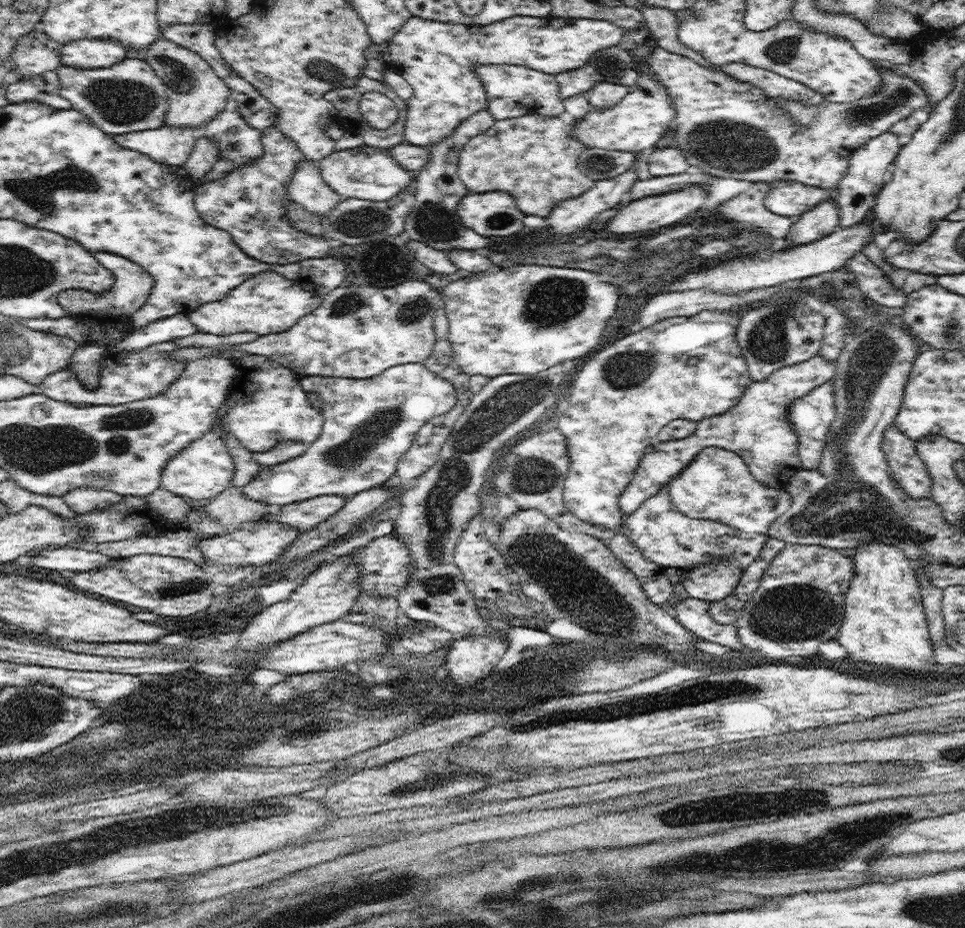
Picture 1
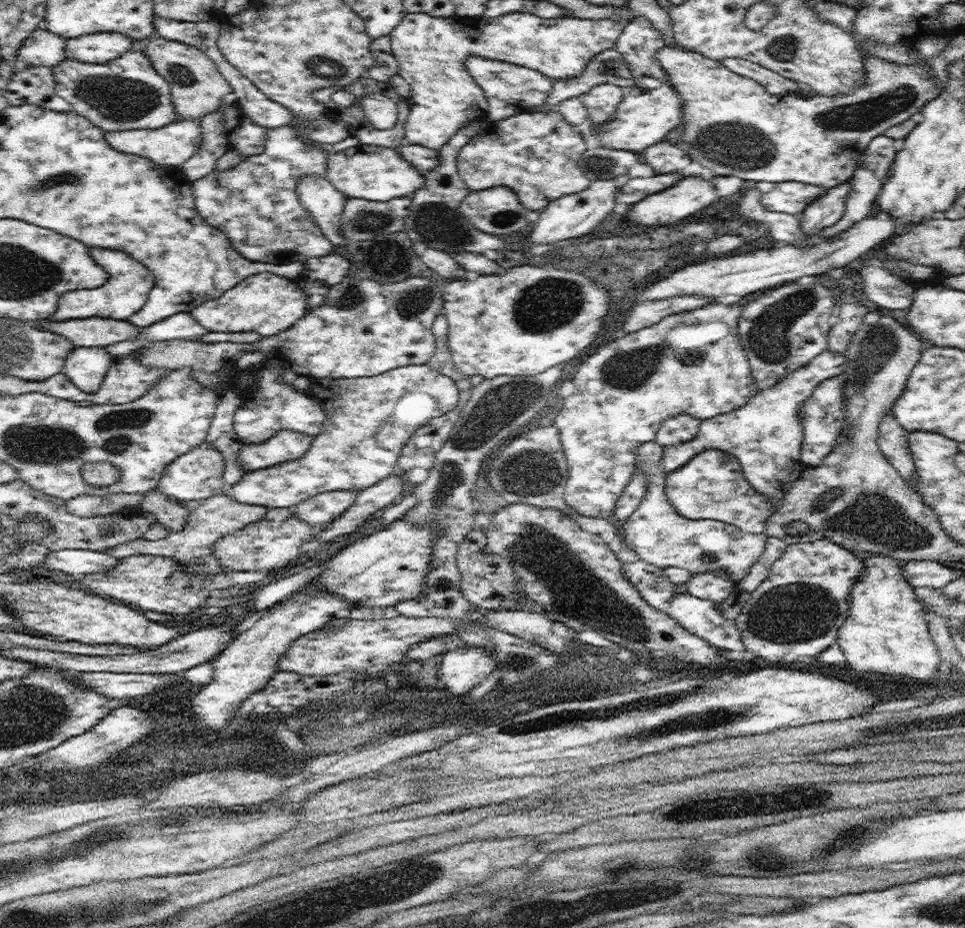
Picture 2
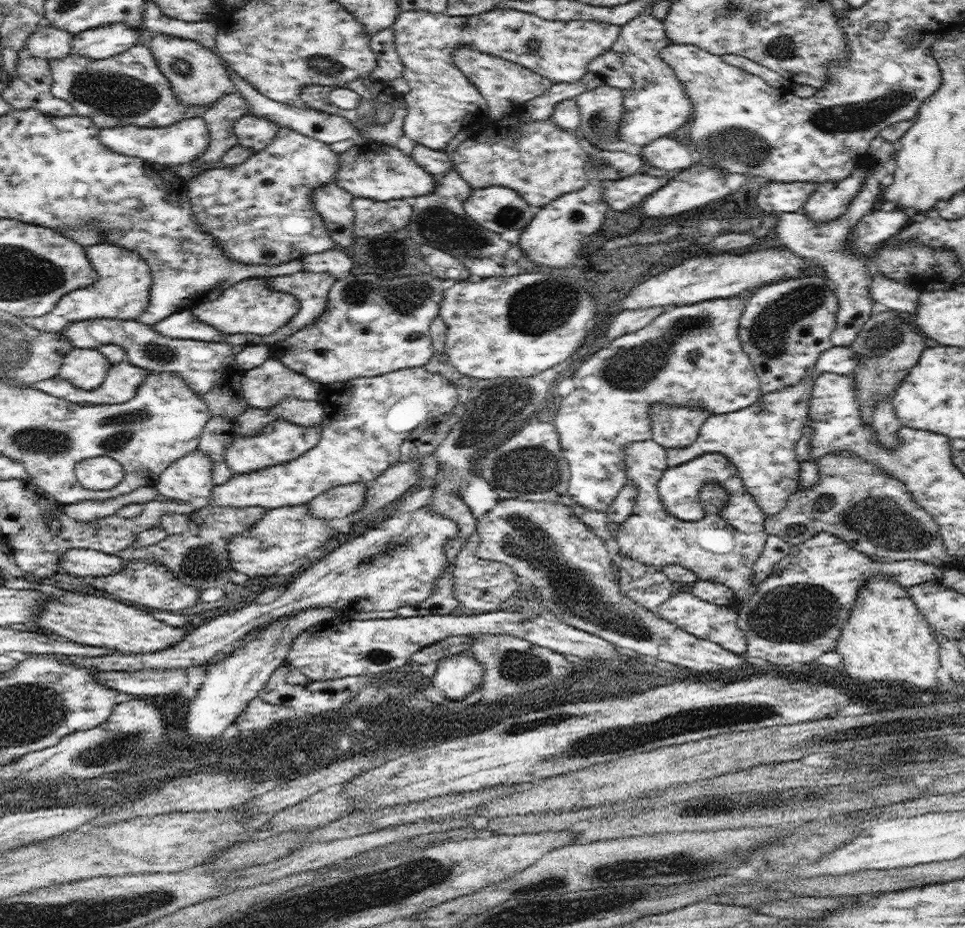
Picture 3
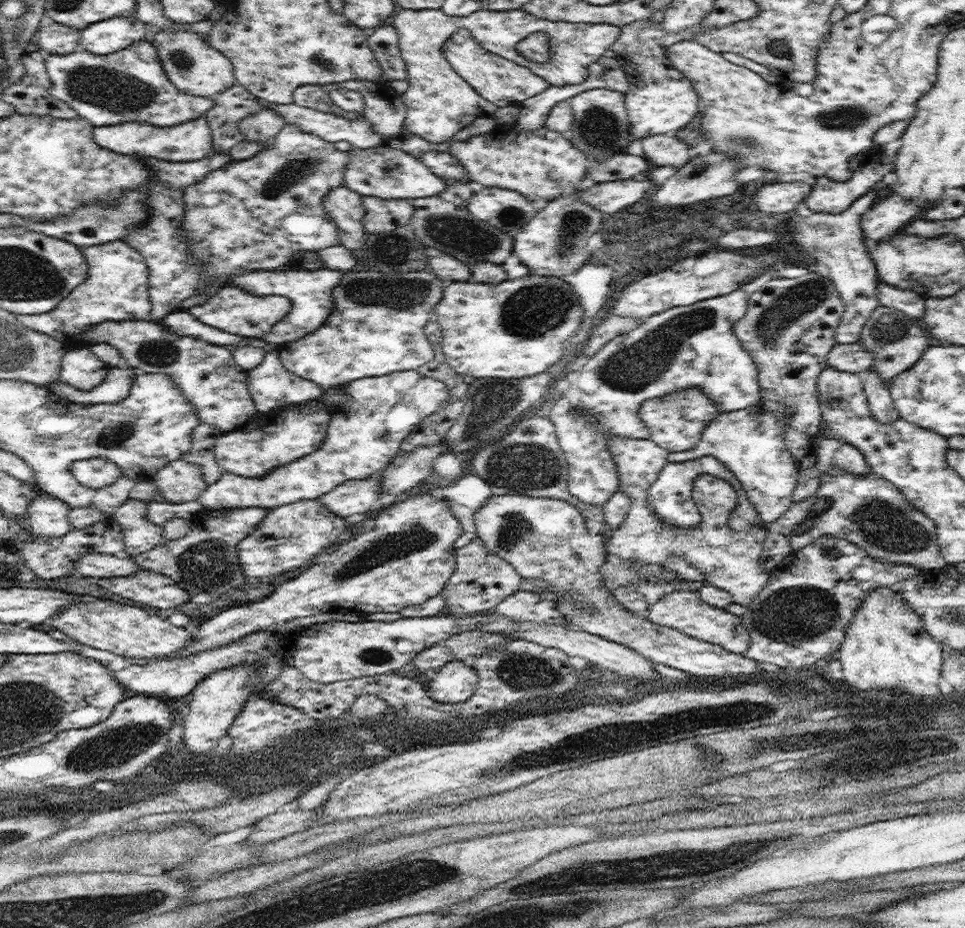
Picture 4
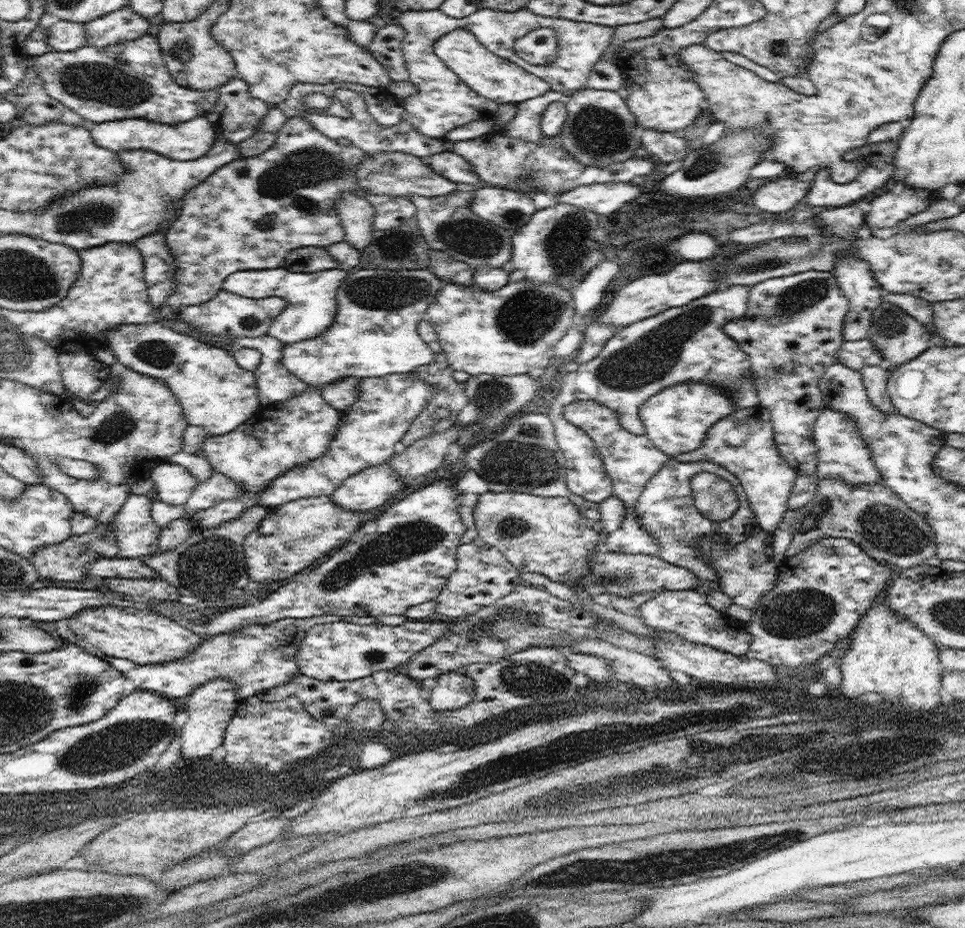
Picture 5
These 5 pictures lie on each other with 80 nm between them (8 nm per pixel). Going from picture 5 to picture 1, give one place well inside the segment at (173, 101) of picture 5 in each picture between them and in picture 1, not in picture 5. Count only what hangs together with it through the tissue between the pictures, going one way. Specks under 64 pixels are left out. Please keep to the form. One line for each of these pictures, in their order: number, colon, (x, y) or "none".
1: (129, 96)
2: (128, 93)
3: (128, 88)
4: (130, 85)

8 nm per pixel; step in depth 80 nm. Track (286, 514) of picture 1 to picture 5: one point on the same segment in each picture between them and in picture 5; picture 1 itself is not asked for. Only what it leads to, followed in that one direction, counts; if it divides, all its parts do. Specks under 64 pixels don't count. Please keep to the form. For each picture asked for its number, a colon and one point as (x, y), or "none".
2: (324, 507)
3: (340, 501)
4: (355, 496)
5: (373, 486)

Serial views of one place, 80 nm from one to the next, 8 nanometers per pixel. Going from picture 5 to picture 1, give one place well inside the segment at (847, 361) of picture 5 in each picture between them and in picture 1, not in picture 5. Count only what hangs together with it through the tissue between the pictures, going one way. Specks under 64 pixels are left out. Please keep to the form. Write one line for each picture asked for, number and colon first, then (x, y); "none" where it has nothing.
1: (757, 428)
2: (765, 435)
3: (761, 439)
4: (853, 358)

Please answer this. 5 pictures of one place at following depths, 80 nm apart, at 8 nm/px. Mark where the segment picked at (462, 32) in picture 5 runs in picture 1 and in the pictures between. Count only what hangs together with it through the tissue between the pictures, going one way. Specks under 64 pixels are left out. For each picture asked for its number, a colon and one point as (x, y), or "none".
1: (512, 91)
2: (509, 88)
3: (507, 87)
4: (500, 80)

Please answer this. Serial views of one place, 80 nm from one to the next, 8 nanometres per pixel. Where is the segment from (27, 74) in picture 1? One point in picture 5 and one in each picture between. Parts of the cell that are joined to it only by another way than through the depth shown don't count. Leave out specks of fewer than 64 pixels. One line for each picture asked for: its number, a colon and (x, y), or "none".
2: (42, 48)
3: (50, 43)
4: (58, 39)
5: (64, 36)

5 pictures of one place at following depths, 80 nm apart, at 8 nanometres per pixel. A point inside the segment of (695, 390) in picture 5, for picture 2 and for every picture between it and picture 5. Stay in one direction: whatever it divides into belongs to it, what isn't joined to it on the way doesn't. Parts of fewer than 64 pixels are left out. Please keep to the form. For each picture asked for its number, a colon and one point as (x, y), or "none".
2: (681, 428)
3: (673, 426)
4: (675, 422)

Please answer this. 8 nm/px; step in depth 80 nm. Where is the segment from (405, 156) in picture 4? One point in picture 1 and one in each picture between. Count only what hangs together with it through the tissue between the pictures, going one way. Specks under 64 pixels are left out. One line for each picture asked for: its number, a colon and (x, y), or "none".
1: (367, 173)
2: (377, 173)
3: (380, 171)

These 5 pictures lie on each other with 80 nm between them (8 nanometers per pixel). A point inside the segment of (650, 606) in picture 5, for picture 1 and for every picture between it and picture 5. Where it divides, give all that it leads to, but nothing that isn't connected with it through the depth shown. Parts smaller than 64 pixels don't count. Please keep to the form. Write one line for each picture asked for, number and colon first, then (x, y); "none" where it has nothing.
1: (693, 614)
2: (703, 618)
3: (718, 623)
4: (682, 610)

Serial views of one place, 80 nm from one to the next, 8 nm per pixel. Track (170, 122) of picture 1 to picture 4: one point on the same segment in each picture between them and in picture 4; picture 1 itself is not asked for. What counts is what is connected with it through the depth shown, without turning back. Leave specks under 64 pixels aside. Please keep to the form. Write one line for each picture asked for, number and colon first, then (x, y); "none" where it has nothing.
2: (197, 88)
3: (198, 75)
4: (194, 66)

